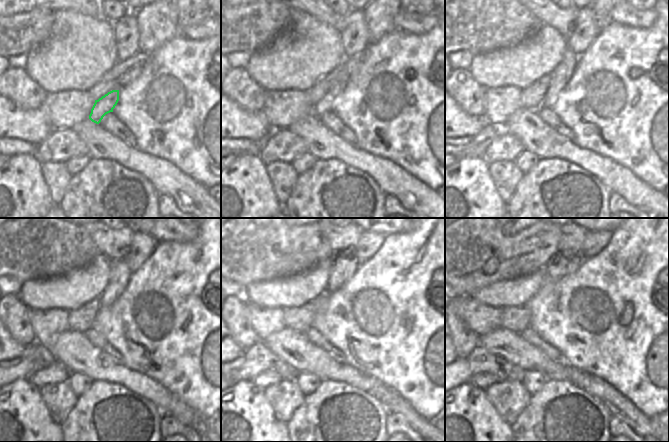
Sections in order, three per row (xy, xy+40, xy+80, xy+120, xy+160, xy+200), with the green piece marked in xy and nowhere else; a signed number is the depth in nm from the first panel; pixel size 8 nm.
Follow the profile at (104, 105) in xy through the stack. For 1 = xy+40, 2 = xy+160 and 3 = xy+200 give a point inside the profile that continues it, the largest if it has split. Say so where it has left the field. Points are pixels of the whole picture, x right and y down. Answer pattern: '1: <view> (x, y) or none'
1: xy+40 (324, 105)
2: xy+160 (342, 267)
3: xy+200 (563, 263)

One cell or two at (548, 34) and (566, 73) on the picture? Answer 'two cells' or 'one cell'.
two cells

